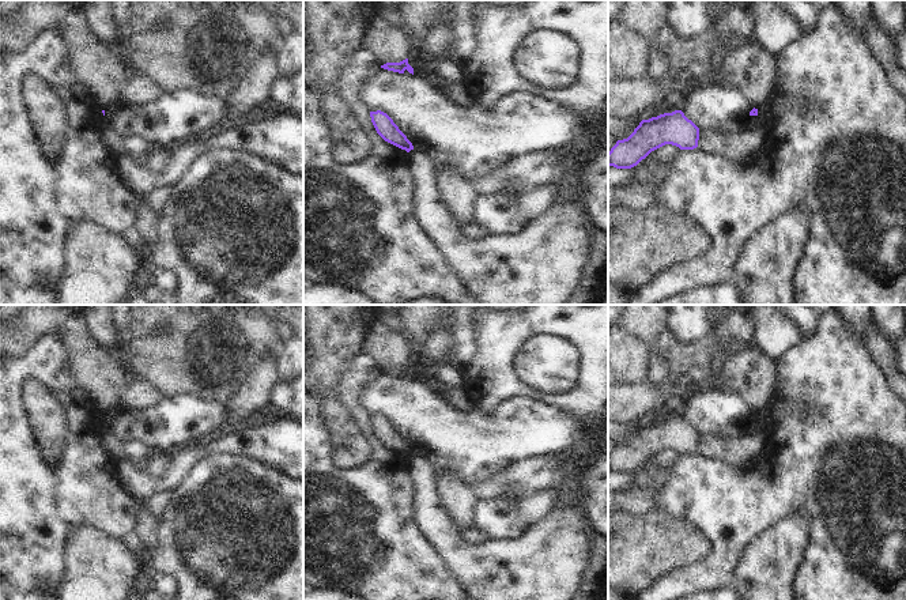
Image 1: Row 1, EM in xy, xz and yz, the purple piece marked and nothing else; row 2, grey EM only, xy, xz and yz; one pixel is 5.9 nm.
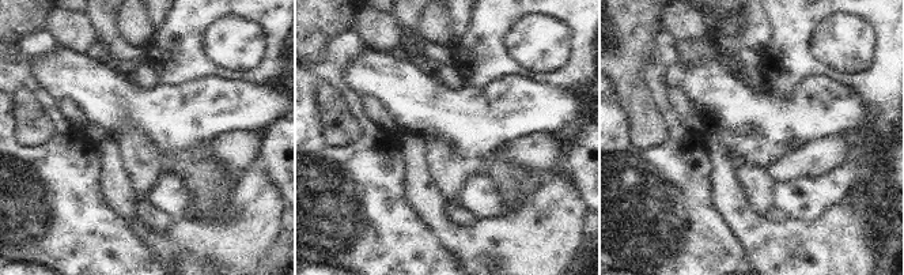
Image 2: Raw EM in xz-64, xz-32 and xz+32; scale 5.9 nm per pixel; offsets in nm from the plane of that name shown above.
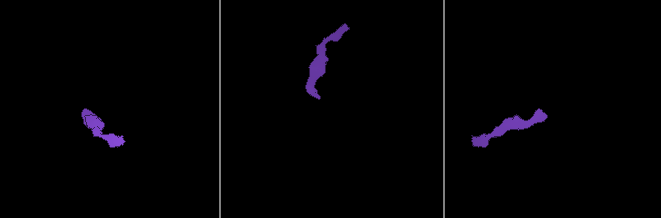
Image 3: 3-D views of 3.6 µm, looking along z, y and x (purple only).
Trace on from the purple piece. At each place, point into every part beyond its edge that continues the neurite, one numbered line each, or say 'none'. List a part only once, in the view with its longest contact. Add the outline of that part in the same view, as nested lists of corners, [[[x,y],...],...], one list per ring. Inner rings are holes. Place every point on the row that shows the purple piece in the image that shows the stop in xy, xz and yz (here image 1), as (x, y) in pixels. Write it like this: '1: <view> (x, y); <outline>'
none

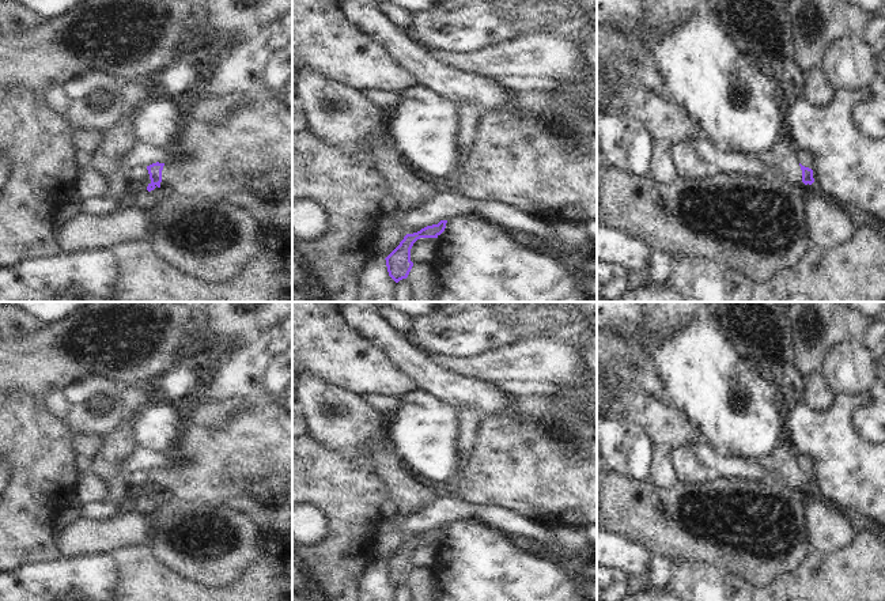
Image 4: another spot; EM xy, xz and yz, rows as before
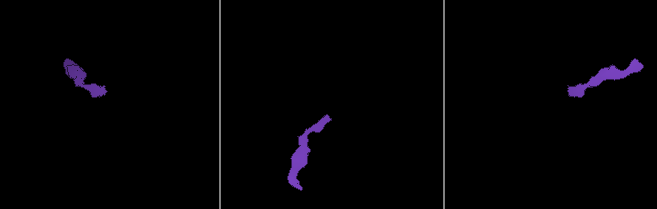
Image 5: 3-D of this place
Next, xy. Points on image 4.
1: xy (250, 150); [[[264,90],[250,97],[232,113],[222,116],[213,125],[193,118],[185,111],[179,137],[169,148],[171,162],[162,170],[162,189],[170,189],[184,196],[204,194],[213,200],[224,200],[238,192],[251,192],[262,200],[292,194],[292,111],[275,92]]]

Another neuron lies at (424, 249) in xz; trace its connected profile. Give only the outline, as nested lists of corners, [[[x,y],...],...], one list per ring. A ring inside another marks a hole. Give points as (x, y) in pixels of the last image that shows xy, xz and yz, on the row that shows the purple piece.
[[[420,238],[411,249],[413,264],[431,264],[438,252],[438,238]]]

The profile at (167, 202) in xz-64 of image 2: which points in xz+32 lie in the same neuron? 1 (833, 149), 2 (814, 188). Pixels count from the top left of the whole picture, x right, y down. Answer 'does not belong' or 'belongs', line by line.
1: does not belong
2: belongs

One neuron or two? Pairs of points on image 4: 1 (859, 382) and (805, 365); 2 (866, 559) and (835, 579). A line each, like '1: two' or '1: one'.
1: two
2: one

